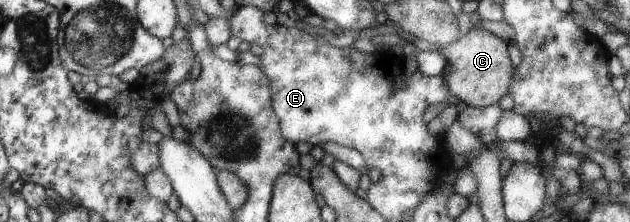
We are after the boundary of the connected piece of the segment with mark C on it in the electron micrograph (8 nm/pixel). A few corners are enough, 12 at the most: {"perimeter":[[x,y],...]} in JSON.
{"perimeter":[[474,26],[440,51],[453,99],[498,103],[514,70],[508,44]]}

